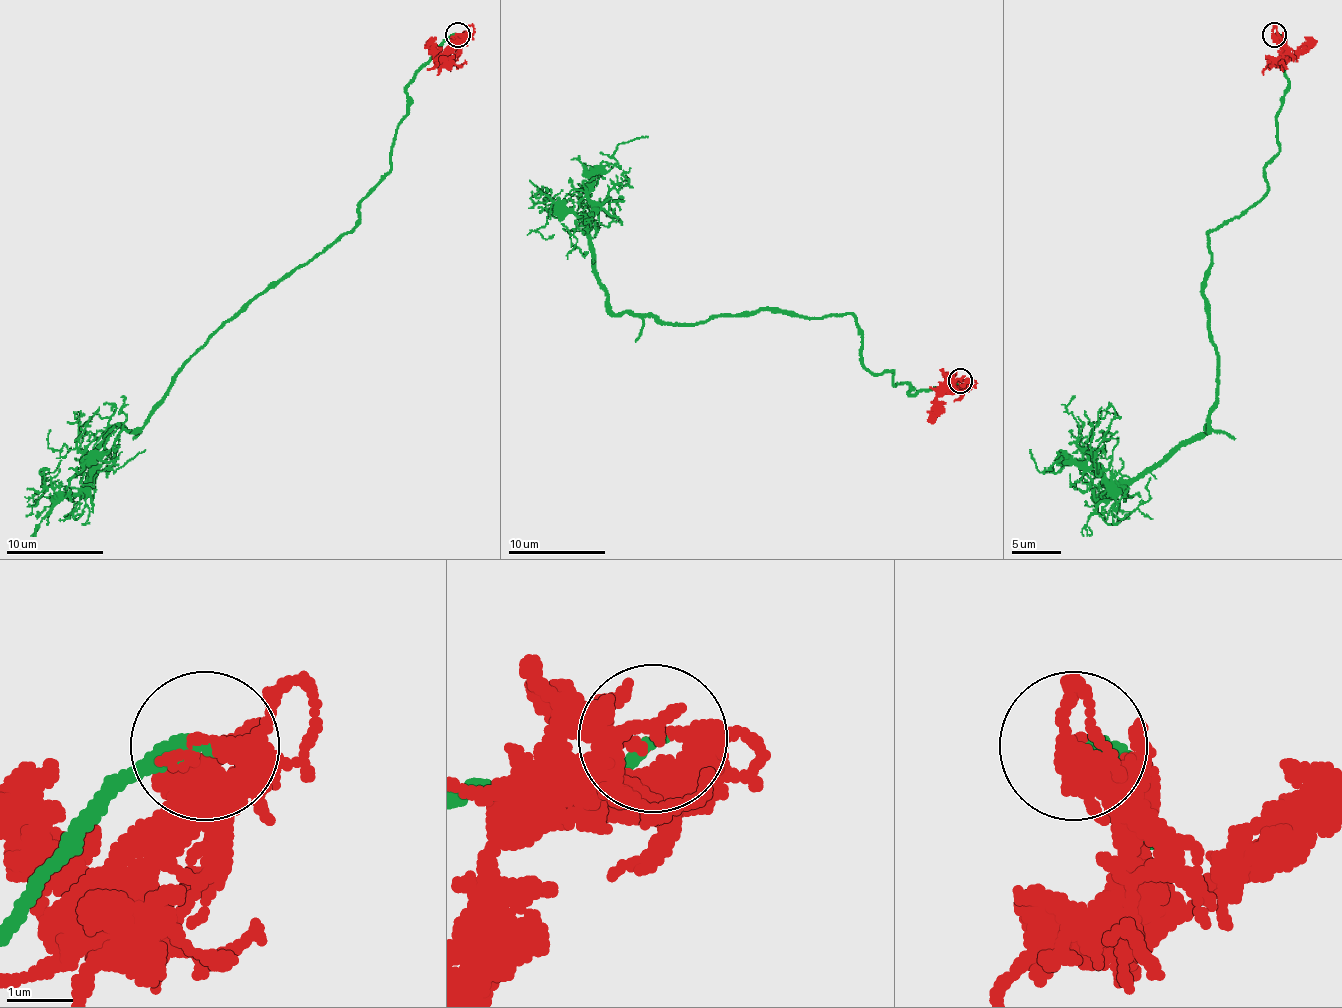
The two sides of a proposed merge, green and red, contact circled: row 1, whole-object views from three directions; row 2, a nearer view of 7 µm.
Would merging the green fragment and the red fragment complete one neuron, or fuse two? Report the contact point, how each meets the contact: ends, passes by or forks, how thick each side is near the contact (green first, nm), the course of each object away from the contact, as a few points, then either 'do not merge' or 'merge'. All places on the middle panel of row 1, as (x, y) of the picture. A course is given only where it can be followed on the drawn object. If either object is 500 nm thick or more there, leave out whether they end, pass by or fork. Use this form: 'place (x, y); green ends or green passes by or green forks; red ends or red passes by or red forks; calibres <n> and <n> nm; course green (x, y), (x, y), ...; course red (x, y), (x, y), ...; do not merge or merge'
place (960, 380); green ends; red forks; calibres 200 and 240 nm; course green (961, 380), (909, 394), (892, 370), (871, 373), (851, 314), (615, 314), (591, 178), (647, 137); course red (961, 380), (939, 397), (931, 424); merge

